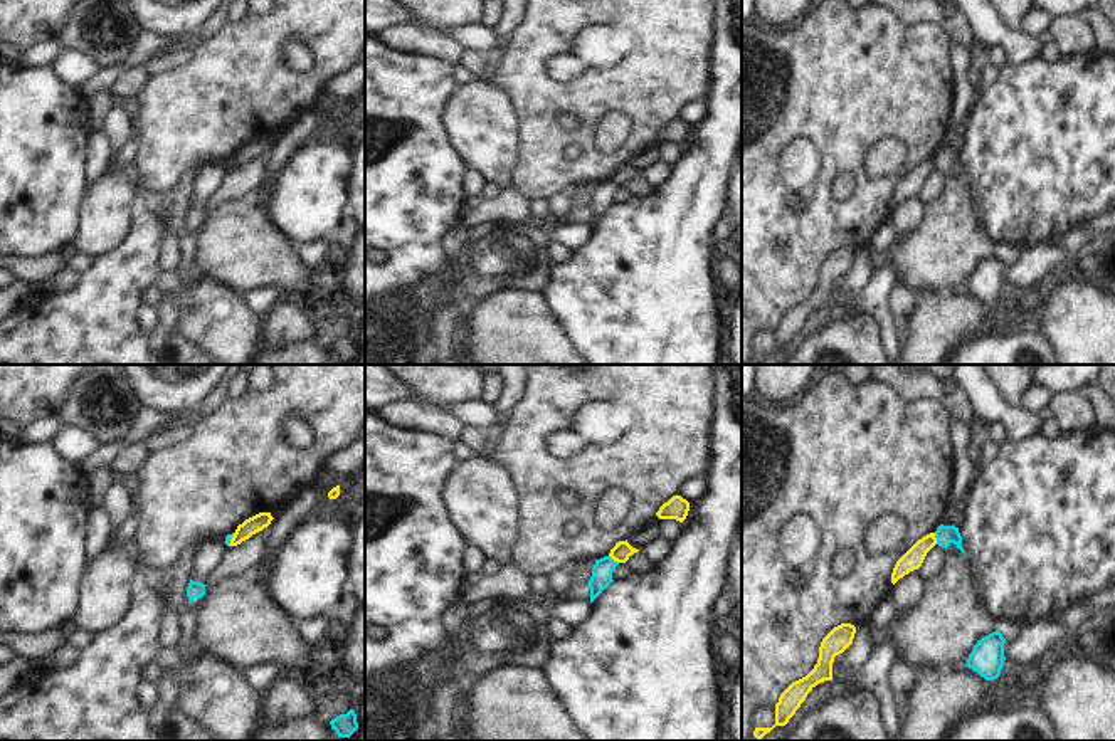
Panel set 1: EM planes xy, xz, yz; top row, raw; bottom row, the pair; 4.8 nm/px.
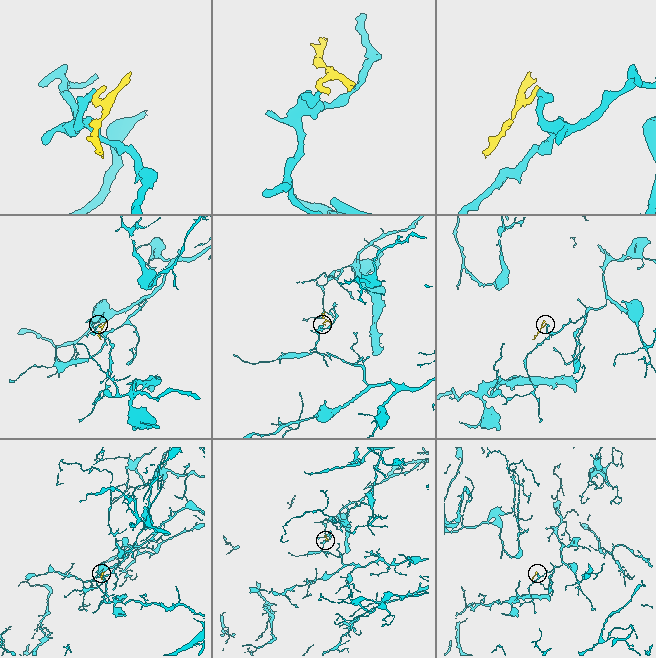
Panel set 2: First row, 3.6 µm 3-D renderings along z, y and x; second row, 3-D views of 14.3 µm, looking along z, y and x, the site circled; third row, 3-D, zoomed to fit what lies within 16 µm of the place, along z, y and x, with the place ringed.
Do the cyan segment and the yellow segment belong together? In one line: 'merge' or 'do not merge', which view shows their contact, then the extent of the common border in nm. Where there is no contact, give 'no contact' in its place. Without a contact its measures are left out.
do not merge | yz | 60 nm

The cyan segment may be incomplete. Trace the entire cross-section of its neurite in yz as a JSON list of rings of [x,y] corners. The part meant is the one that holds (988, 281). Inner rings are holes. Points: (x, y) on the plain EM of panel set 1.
[[[999,254],[982,260],[974,269],[965,289],[986,304],[997,302],[1006,284],[1004,267],[1006,262]]]

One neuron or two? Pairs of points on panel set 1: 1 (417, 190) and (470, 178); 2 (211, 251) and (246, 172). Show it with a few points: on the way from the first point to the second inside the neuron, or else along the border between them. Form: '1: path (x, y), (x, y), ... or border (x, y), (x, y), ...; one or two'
1: border (465, 168), (463, 195); two
2: border (249, 194), (209, 207); two

